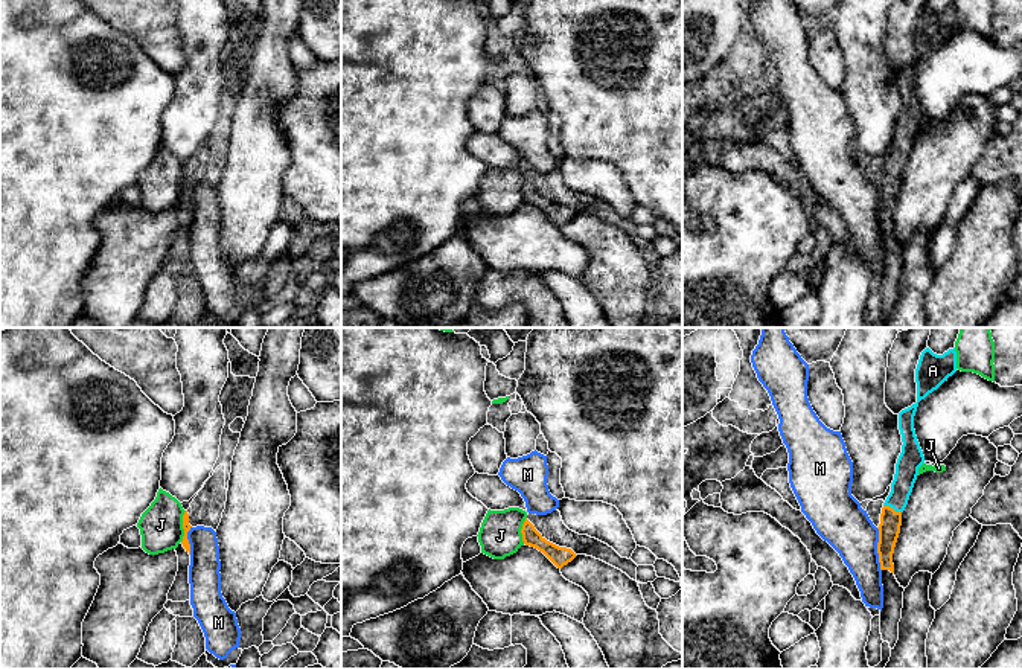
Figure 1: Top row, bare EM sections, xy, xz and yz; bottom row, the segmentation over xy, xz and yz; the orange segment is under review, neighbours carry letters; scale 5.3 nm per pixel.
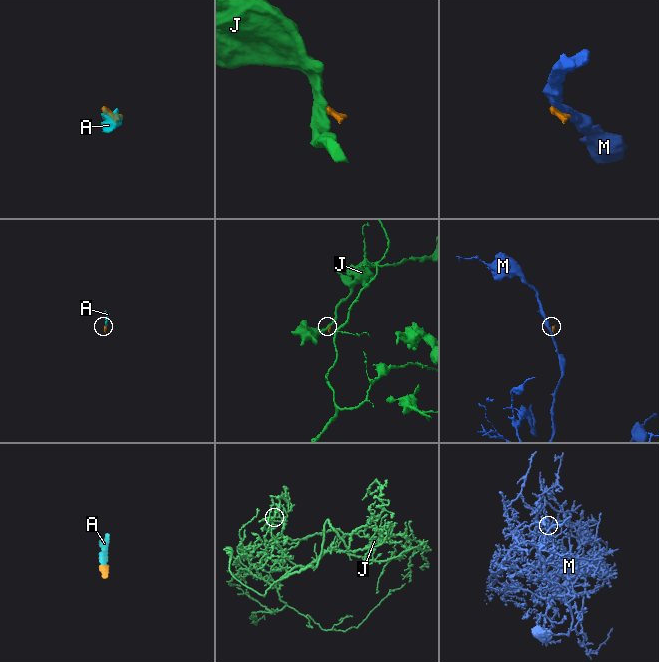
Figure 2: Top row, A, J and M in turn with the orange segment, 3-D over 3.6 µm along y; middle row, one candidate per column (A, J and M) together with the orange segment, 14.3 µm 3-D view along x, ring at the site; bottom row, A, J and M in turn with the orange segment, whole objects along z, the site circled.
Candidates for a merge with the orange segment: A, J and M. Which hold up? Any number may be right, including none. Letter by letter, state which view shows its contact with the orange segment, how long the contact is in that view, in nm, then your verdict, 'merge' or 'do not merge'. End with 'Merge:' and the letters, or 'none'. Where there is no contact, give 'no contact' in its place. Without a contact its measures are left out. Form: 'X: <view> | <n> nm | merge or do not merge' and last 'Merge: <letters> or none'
A: yz | 100 nm | merge
J: xy | 170 nm | do not merge
M: yz | 240 nm | do not merge
Merge: A

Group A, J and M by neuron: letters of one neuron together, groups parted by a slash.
A / J / M

